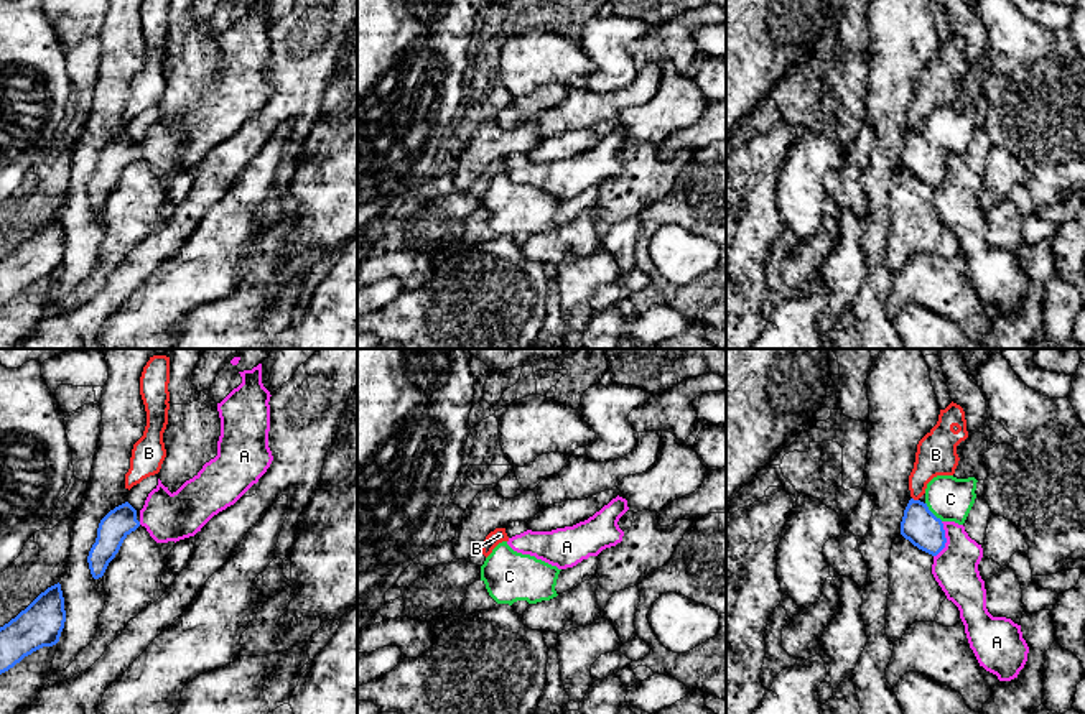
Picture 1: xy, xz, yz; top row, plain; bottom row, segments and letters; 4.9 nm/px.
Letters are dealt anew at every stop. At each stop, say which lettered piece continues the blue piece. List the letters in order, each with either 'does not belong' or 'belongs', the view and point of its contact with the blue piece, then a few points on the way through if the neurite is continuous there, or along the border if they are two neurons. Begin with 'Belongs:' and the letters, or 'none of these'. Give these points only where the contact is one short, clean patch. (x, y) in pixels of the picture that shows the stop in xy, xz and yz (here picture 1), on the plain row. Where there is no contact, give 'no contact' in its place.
Belongs: C
A: does not belong; contact yz (945, 171); border yz (942, 153), (945, 176), (934, 188)
B: does not belong; contact yz (916, 132); border yz (912, 129), (917, 132)
C: belongs; contact yz (931, 143); way yz (919, 157), (931, 143), (950, 130)

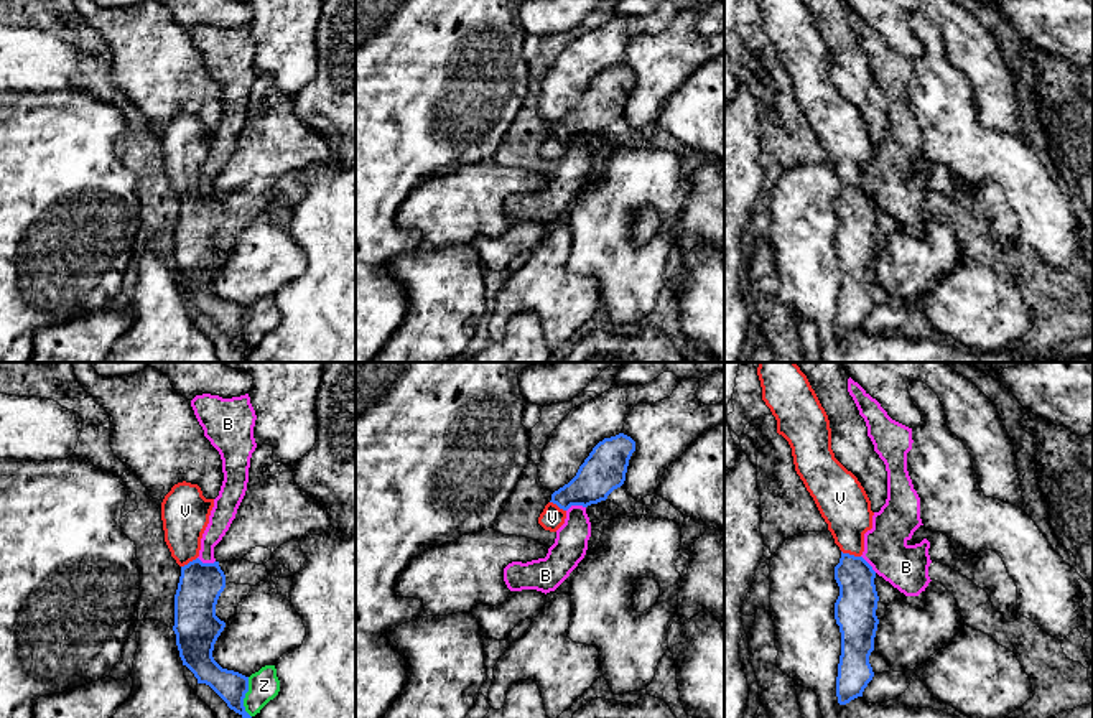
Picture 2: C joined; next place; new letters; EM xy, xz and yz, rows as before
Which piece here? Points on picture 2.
Belongs: V
B: does not belong; contact xz (575, 135); border xz (585, 137), (572, 137), (567, 142)
V: belongs; contact yz (851, 186)
Z: does not belong; contact xy (244, 328); border xy (247, 308), (244, 341), (251, 348)

